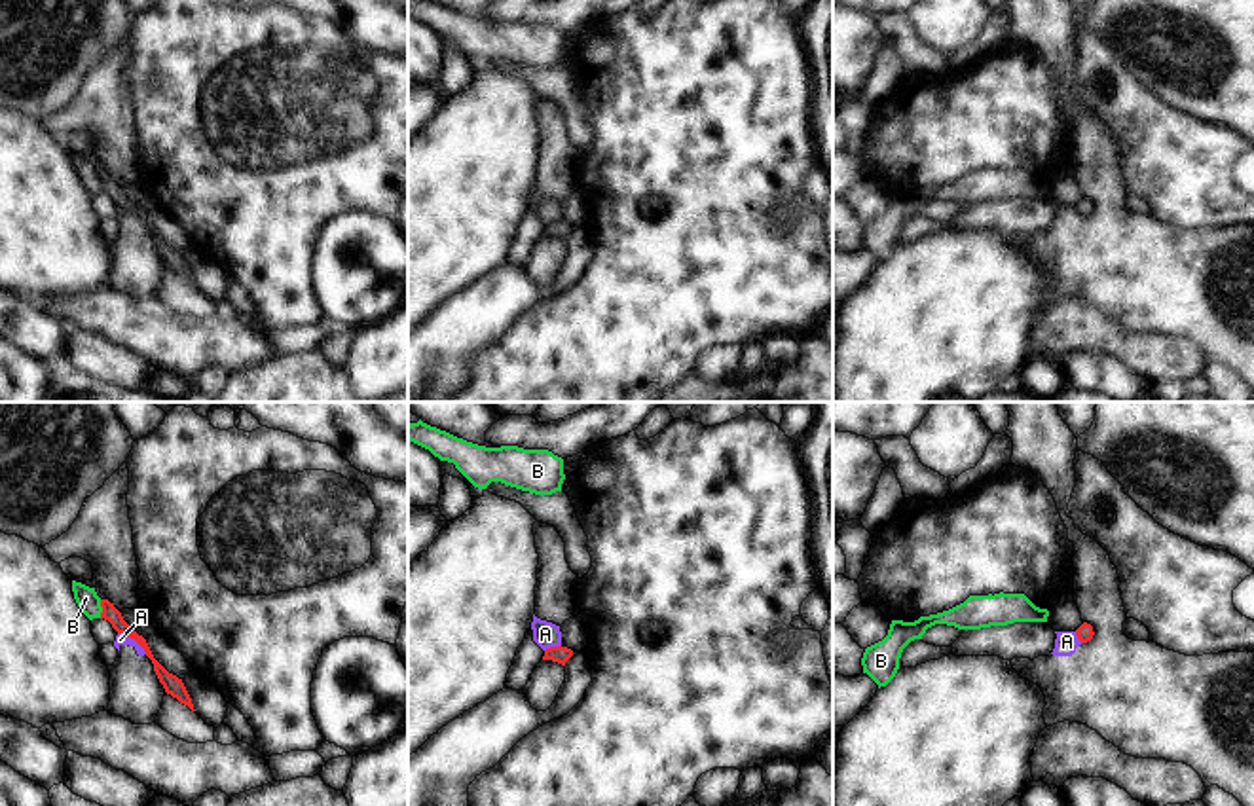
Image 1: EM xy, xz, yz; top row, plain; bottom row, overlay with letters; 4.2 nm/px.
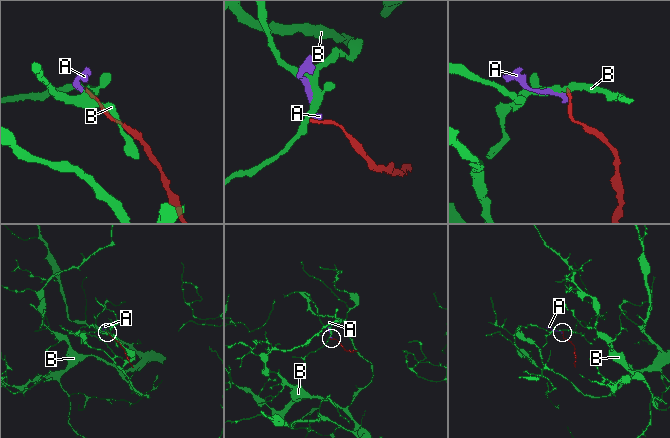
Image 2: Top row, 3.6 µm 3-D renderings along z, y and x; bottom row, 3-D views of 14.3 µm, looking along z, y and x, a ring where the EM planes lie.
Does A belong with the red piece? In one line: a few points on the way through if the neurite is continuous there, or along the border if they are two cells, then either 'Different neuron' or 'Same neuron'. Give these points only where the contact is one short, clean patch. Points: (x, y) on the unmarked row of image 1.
Boundary: xy (118, 207), (131, 213), (147, 228). Different neuron

